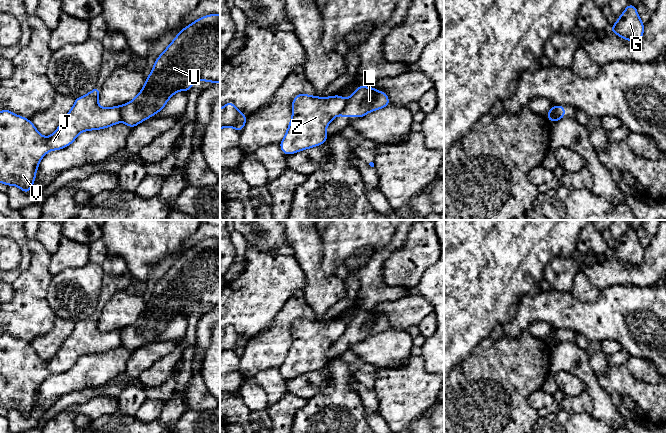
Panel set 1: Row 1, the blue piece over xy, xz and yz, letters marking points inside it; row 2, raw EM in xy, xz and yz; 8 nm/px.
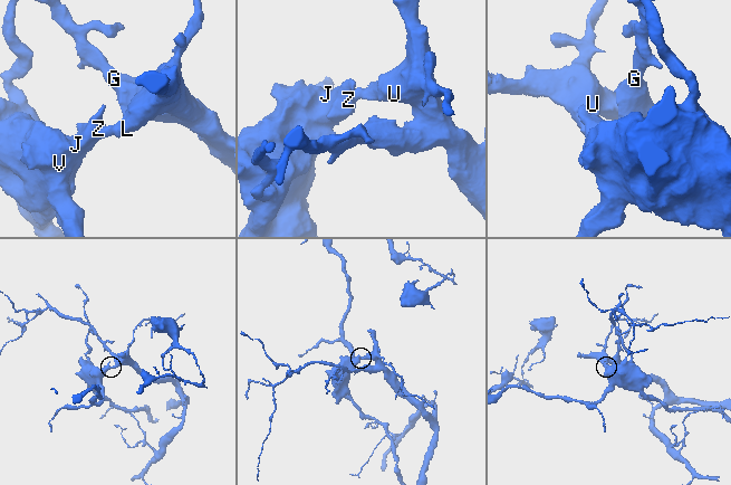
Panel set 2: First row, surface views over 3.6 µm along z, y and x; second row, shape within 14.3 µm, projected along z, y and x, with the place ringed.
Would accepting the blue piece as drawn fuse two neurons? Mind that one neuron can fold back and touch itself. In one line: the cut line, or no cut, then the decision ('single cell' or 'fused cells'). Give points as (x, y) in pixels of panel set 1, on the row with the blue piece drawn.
cut in xy along (120, 106), (120, 117), (122, 120); fused cells

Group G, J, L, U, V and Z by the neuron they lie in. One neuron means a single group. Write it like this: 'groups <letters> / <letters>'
groups G L U / J V Z

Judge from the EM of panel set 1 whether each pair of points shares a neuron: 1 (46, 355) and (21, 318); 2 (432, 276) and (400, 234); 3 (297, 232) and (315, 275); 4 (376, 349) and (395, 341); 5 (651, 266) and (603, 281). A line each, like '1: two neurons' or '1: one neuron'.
1: two neurons
2: two neurons
3: one neuron
4: one neuron
5: one neuron

